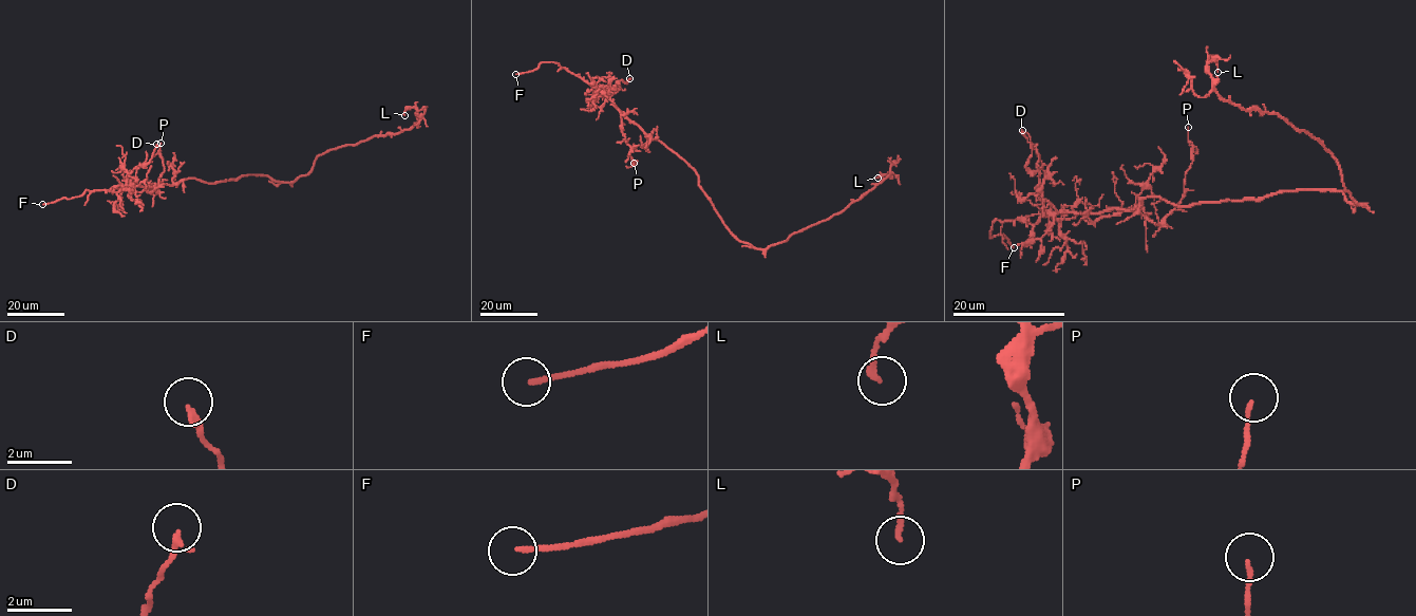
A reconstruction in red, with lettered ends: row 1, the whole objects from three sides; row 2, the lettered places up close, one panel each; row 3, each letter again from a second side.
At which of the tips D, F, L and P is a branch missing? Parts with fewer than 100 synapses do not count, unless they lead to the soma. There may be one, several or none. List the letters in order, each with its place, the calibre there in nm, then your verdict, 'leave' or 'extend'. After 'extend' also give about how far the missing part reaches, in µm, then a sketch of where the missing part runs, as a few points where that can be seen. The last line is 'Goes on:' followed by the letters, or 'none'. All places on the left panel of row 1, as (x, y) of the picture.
D: (156, 144) | 200 nm | leave
F: (42, 204) | 150 nm | extend | 30 µm
L: (404, 115) | 160 nm | leave
P: (161, 143) | 110 nm | leave
Goes on: F

